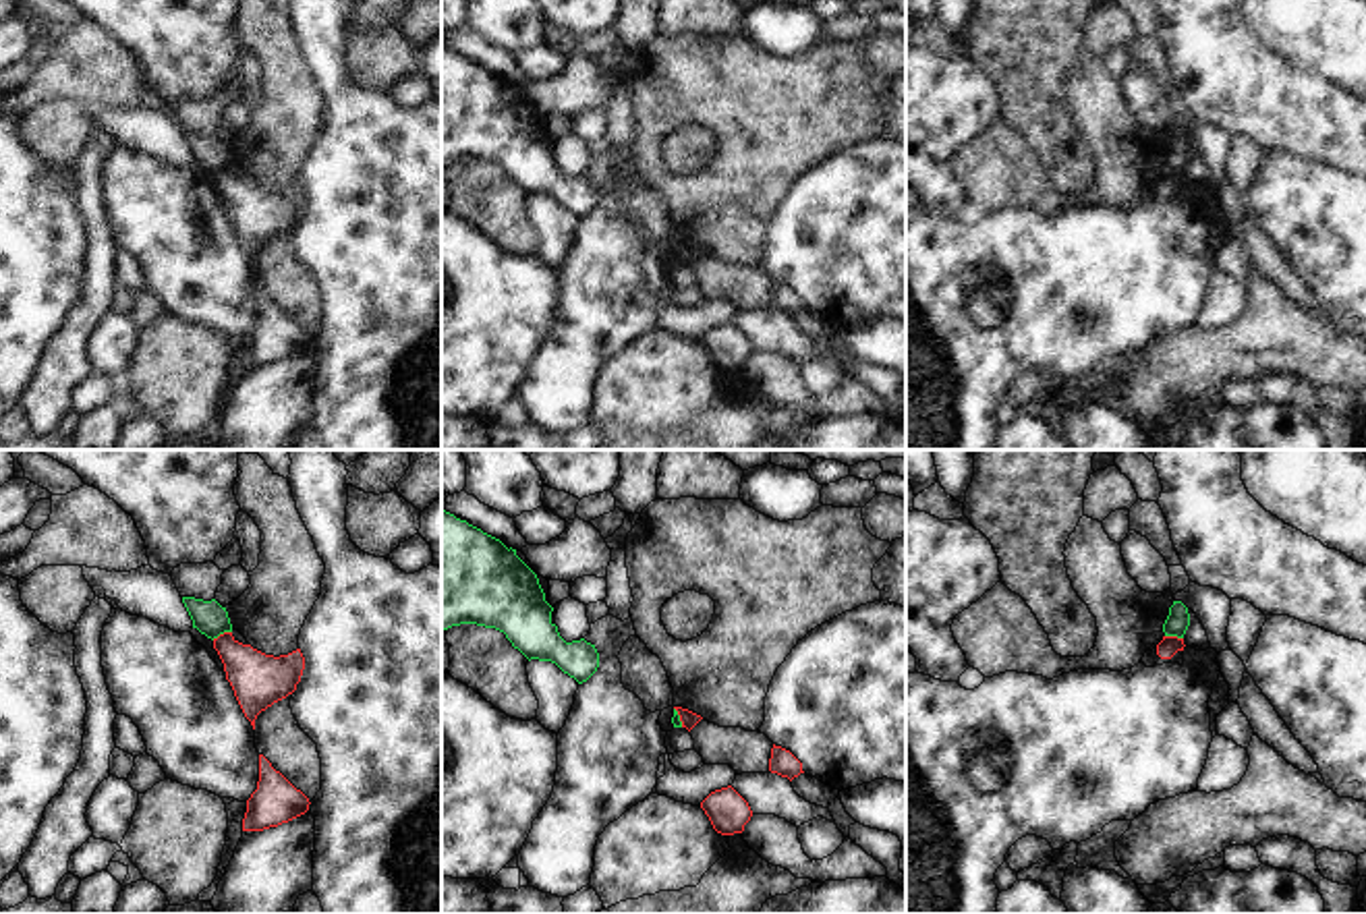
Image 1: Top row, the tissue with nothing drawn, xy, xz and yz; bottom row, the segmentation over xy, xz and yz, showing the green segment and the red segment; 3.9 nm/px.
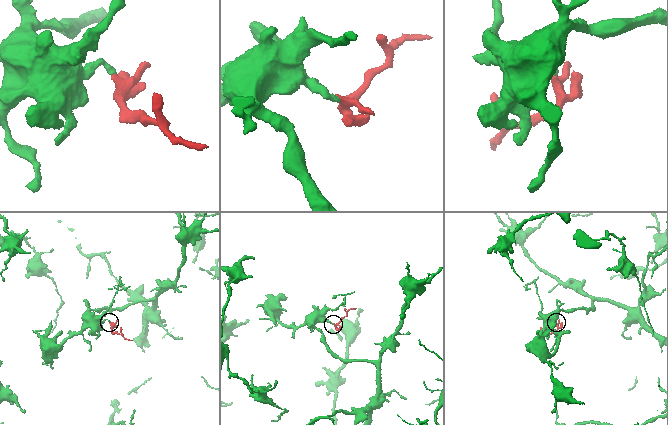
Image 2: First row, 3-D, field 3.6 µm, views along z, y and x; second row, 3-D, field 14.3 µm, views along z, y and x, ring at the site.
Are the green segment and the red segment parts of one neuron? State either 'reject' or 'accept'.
reject

